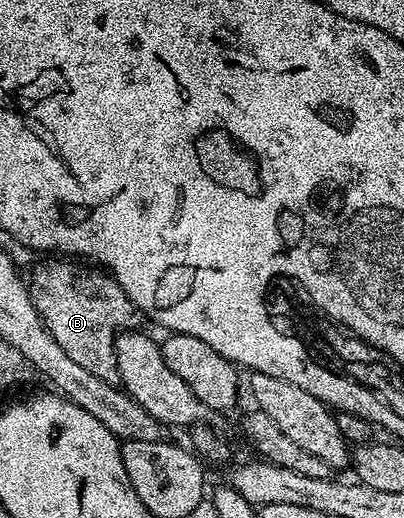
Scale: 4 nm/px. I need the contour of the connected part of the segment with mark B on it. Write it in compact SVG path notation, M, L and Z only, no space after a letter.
M51 256L48 259L48 262L41 263L32 272L31 278L29 274L29 289L33 304L49 332L49 336L53 336L53 340L57 340L57 344L61 344L65 356L69 356L69 360L73 360L73 364L81 364L81 368L85 368L85 372L89 372L101 380L118 383L115 337L136 325L137 311L134 304L129 300L129 296L125 296L118 280L112 278L106 270L83 260L72 260L67 256Z

